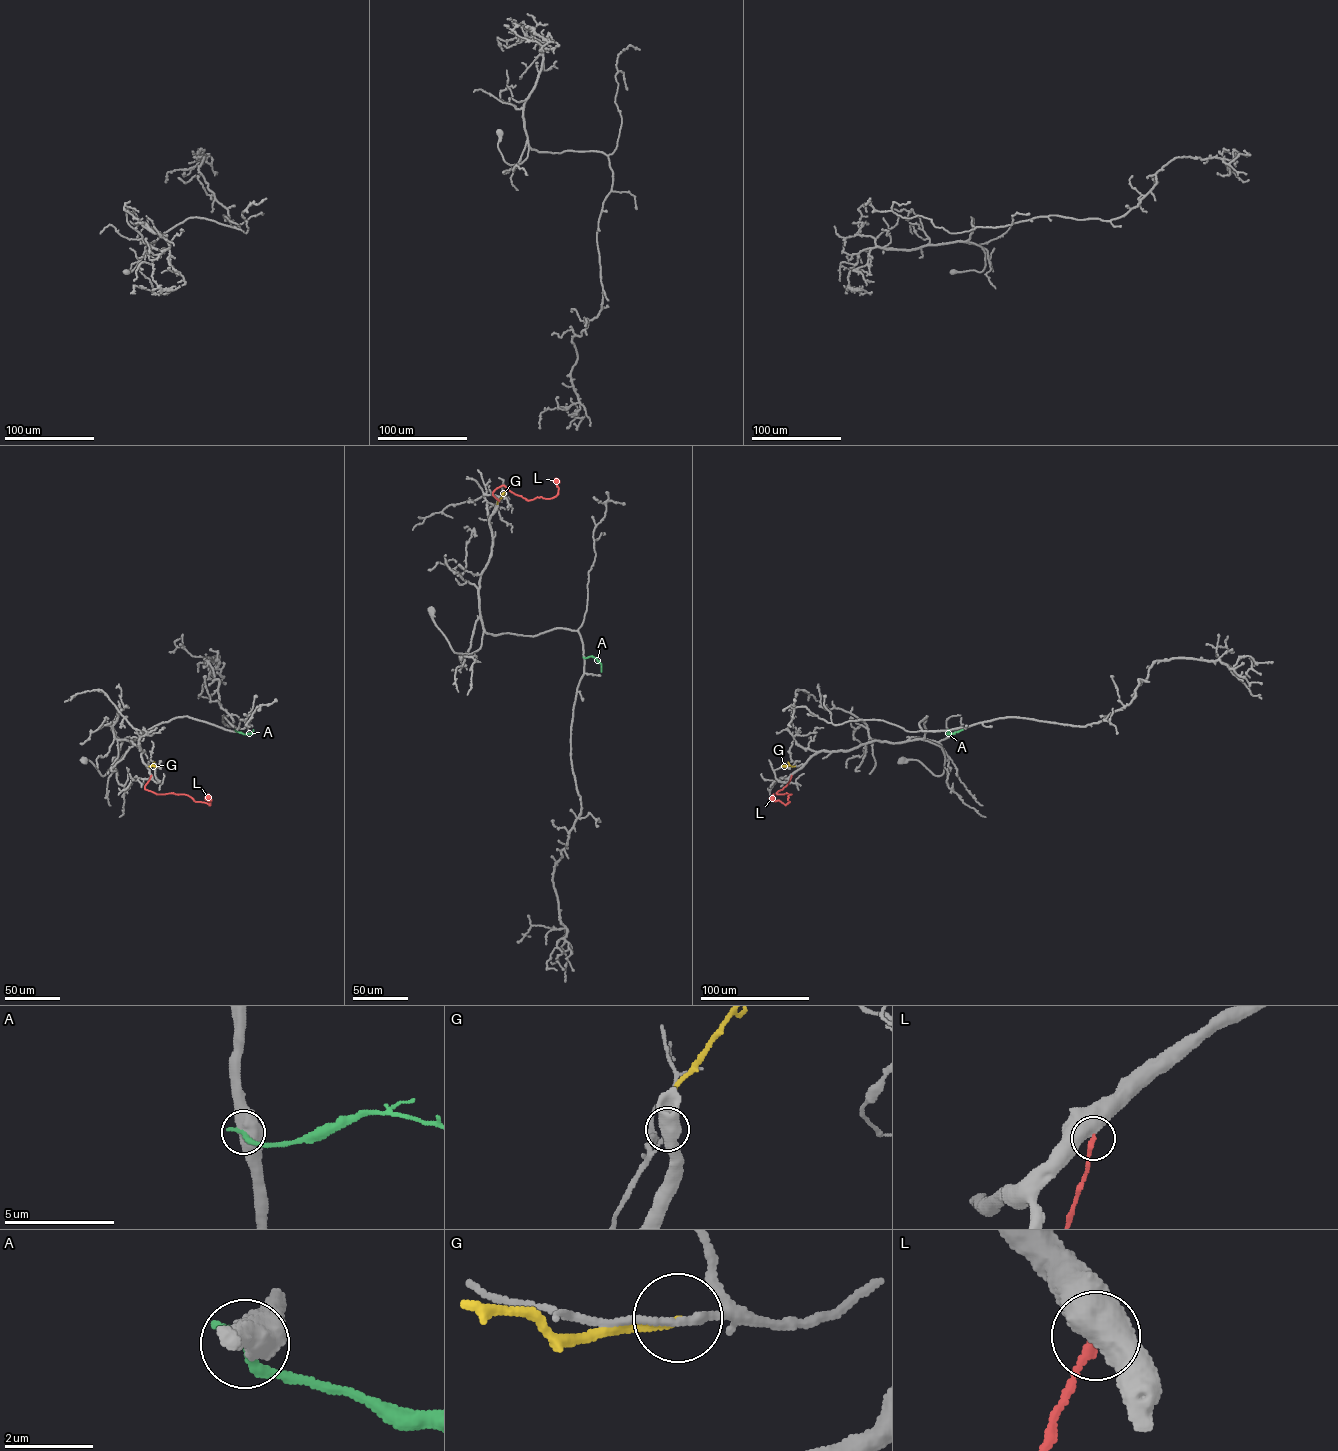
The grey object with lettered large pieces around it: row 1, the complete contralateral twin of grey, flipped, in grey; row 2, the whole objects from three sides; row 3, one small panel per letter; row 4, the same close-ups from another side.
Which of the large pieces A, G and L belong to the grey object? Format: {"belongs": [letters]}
{"belongs": []}

